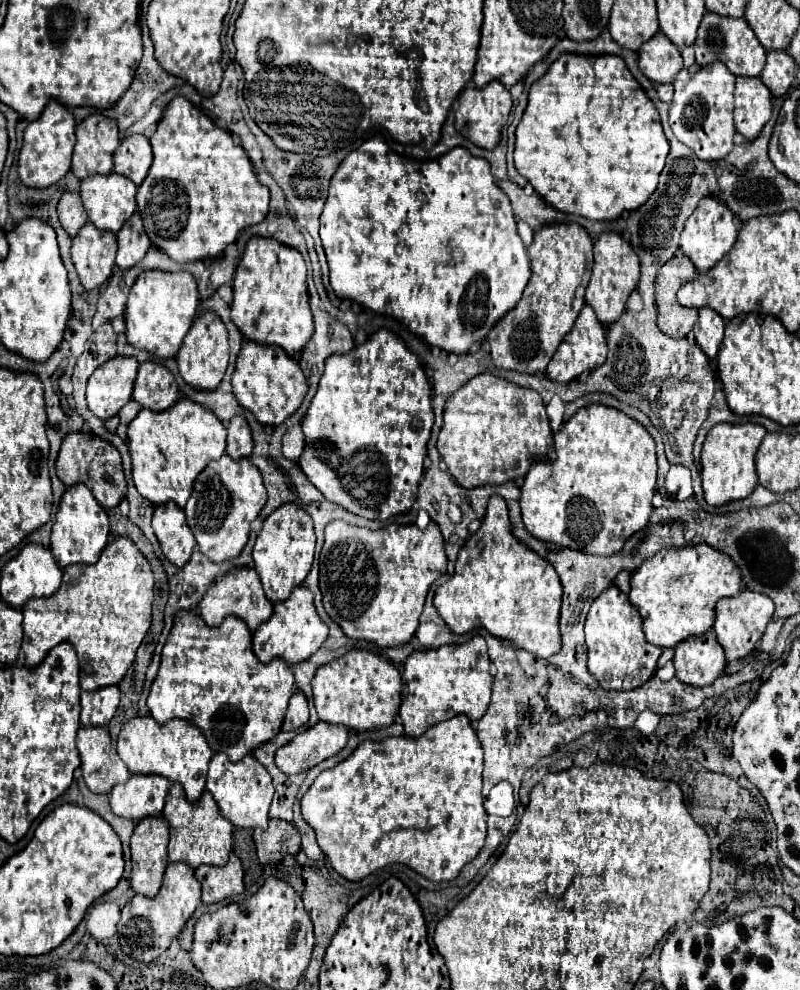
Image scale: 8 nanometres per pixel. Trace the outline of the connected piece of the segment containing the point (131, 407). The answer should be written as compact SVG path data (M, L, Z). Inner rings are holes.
M130 399L130 401L128 401L128 405L126 405L126 407L122 407L122 411L118 413L118 417L120 417L120 421L122 421L122 423L126 423L126 425L128 425L128 423L138 415L138 411L140 411L140 409L142 409L142 407L140 407L134 399Z

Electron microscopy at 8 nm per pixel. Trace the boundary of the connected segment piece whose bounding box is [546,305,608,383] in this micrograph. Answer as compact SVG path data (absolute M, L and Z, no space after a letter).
M586 305L586 307L582 309L582 313L578 315L572 331L564 337L564 341L560 343L560 347L558 347L558 351L554 353L552 361L548 363L546 375L548 375L552 381L558 381L558 383L570 383L570 381L574 381L580 373L592 371L592 369L600 367L600 365L606 361L606 353L608 353L608 347L606 347L604 327L598 323L594 311Z

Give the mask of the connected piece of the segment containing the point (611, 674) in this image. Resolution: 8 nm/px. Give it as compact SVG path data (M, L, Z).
M618 587L606 589L598 595L586 615L586 645L588 645L588 671L596 677L602 689L630 691L644 685L656 671L656 661L662 649L644 639L638 611L630 605L628 595Z

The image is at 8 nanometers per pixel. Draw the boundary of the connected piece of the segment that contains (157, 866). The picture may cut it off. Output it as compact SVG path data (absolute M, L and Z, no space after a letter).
M164 817L142 819L130 839L132 875L130 885L134 893L156 897L164 869L168 865L168 823Z

